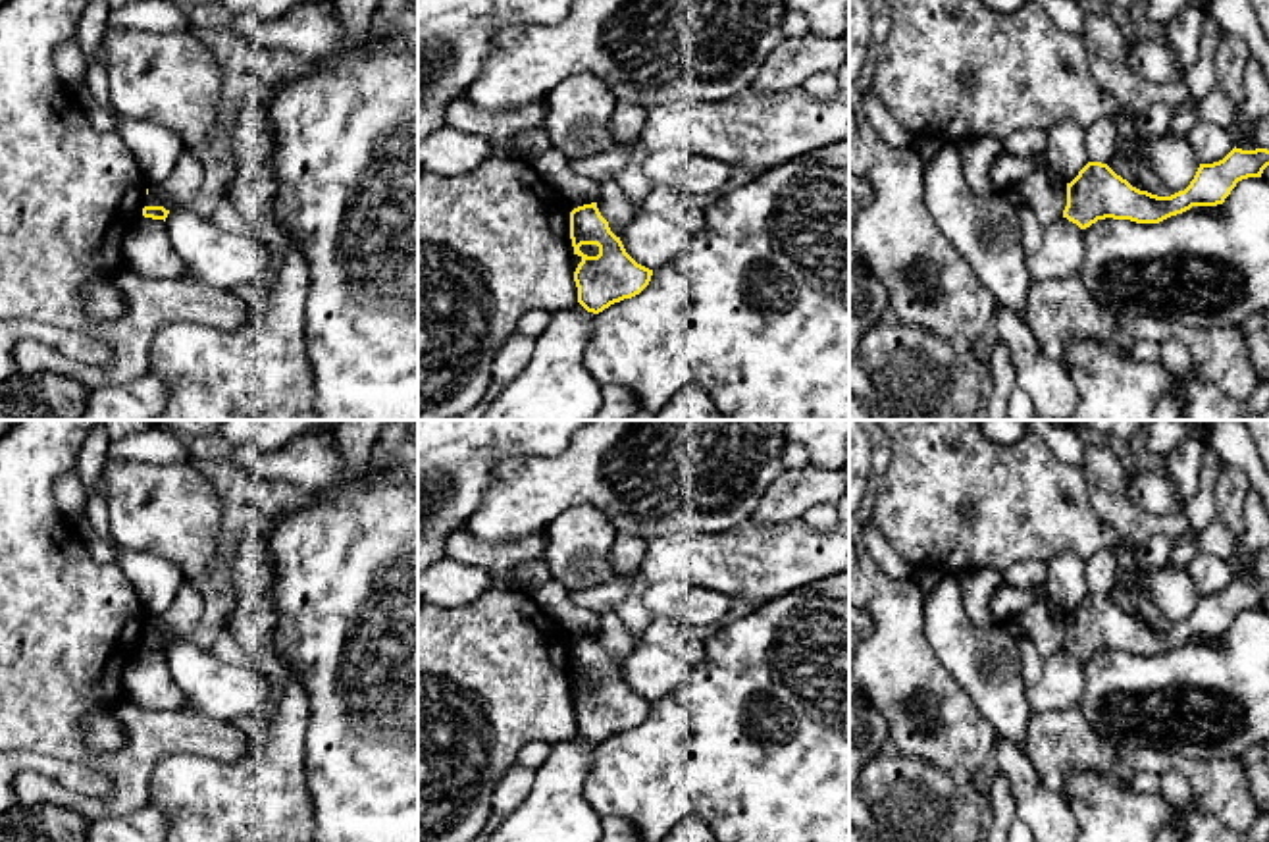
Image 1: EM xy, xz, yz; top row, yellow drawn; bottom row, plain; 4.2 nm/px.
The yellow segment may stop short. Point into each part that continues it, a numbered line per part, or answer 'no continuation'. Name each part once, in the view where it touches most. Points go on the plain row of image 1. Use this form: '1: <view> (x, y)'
no continuation

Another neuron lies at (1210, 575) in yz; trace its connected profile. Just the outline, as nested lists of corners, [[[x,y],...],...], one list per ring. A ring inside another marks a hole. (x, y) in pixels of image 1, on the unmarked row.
[[[1198,553],[1186,570],[1200,595],[1219,593],[1234,580],[1229,561],[1207,553]]]

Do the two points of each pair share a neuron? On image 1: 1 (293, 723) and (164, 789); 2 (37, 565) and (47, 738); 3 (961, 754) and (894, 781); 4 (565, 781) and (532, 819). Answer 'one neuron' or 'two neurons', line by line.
1: one neuron
2: one neuron
3: two neurons
4: one neuron

